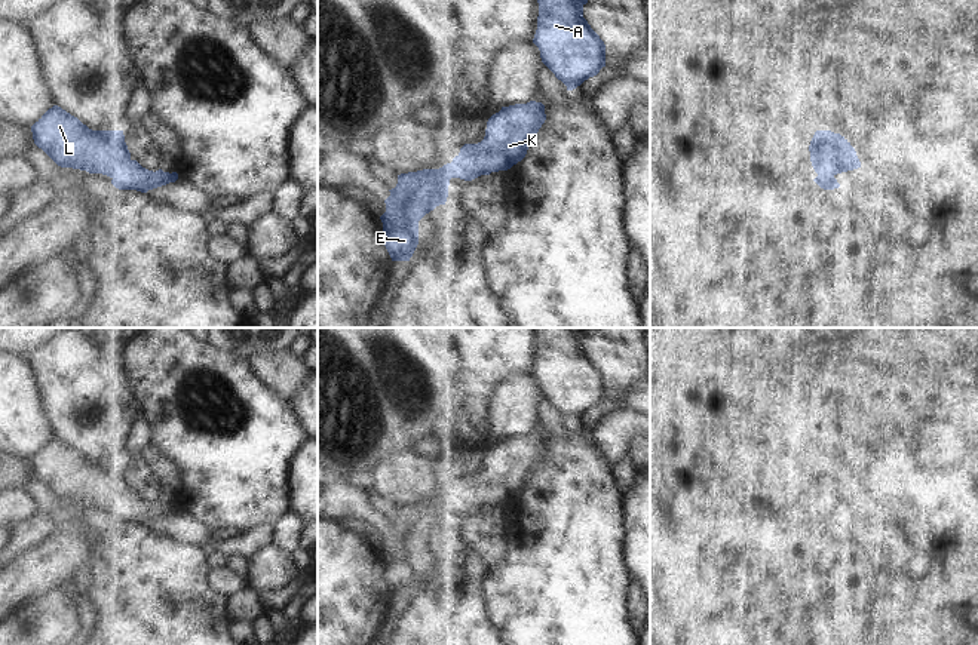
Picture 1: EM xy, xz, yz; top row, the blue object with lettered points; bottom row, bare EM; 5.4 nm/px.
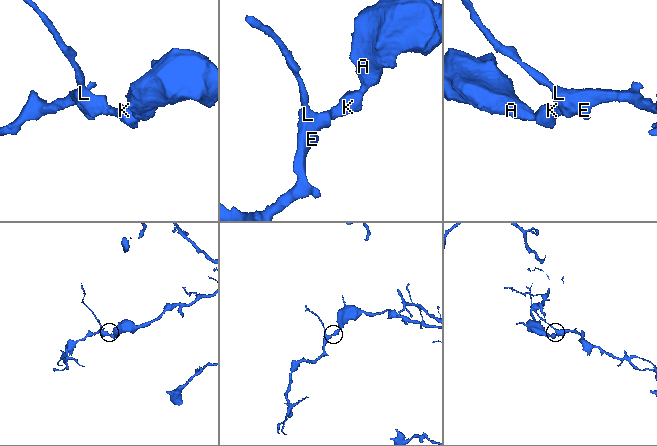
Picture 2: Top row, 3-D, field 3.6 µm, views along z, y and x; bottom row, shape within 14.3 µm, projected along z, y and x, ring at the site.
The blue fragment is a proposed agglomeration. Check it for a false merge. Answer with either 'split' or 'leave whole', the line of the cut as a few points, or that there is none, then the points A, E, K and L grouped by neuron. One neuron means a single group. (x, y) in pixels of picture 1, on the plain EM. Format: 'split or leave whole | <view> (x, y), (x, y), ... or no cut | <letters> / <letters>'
leave whole | no cut | A E K L

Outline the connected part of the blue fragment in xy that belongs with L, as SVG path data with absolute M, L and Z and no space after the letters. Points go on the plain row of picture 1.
M58 437L33 458L34 476L58 498L102 506L119 522L148 522L175 515L177 504L153 504L131 491L123 463L92 463Z

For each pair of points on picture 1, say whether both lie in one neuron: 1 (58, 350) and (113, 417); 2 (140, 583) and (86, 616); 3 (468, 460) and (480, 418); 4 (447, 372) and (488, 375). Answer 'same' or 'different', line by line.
1: same
2: different
3: different
4: different

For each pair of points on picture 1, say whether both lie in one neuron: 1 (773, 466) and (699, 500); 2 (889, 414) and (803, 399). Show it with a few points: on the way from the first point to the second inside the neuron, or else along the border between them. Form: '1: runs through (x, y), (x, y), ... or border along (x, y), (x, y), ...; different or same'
1: border along (686, 473), (704, 476), (724, 501), (748, 504); different
2: runs through (868, 414), (852, 414), (833, 404), (824, 404); same

